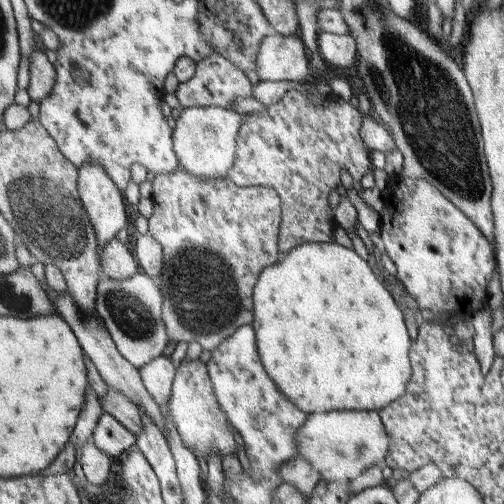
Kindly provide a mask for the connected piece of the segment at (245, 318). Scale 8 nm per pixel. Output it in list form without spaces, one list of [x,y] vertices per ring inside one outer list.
[[[179,164],[174,173],[161,173],[154,177],[151,200],[155,207],[149,218],[149,234],[162,244],[167,260],[171,260],[171,264],[167,264],[167,276],[163,274],[157,280],[164,292],[164,321],[168,335],[175,344],[178,341],[196,341],[203,349],[212,351],[242,325],[253,324],[254,288],[262,272],[277,264],[282,257],[278,248],[283,222],[282,198],[278,190],[271,186],[242,187],[229,178],[198,181]]]

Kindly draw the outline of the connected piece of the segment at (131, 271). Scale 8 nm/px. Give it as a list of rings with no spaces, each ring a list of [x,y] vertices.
[[[112,238],[104,244],[101,261],[103,275],[118,281],[131,278],[140,267],[131,250],[119,238]]]

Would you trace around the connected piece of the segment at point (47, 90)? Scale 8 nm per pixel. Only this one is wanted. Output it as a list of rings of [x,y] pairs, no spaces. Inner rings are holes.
[[[43,50],[35,51],[30,58],[29,94],[33,101],[40,103],[54,90],[58,79],[54,63],[49,62]]]

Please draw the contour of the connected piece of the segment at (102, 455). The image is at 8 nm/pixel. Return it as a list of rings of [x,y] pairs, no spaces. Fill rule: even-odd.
[[[94,442],[84,444],[78,459],[86,480],[103,486],[111,476],[111,464],[115,463],[106,452],[100,451]]]

